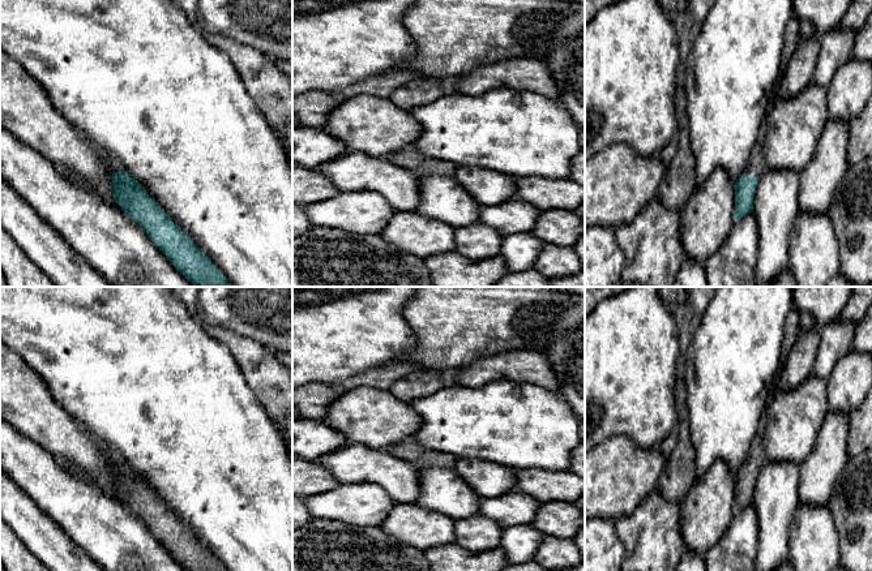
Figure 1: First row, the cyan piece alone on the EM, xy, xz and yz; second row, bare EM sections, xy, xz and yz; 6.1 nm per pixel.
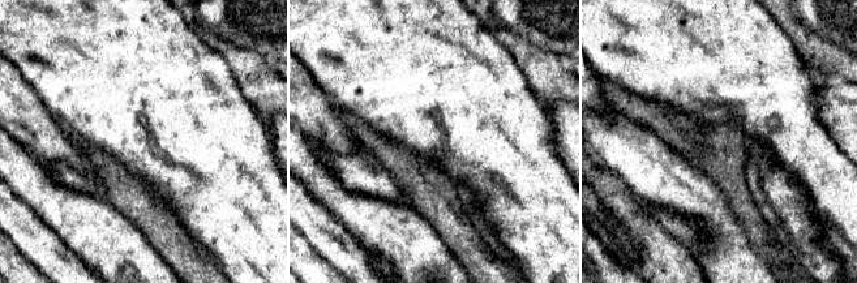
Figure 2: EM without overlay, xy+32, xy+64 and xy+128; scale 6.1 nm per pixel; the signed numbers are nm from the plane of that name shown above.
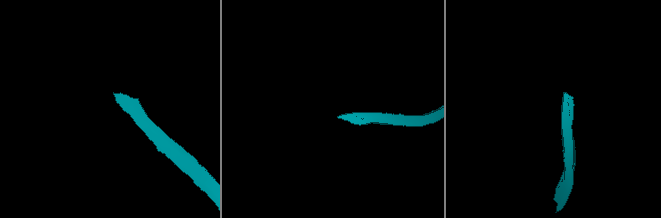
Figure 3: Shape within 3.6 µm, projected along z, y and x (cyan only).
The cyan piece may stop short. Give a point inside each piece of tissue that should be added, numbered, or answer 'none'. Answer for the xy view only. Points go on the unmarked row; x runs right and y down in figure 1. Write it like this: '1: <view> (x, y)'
1: xy (116, 458)

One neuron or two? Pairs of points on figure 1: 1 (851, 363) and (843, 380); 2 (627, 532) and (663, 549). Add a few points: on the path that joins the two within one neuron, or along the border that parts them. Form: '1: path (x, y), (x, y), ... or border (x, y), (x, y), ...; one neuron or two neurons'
1: path (851, 366), (851, 372), (847, 376); one neuron
2: path (636, 531), (645, 533), (654, 542); one neuron

